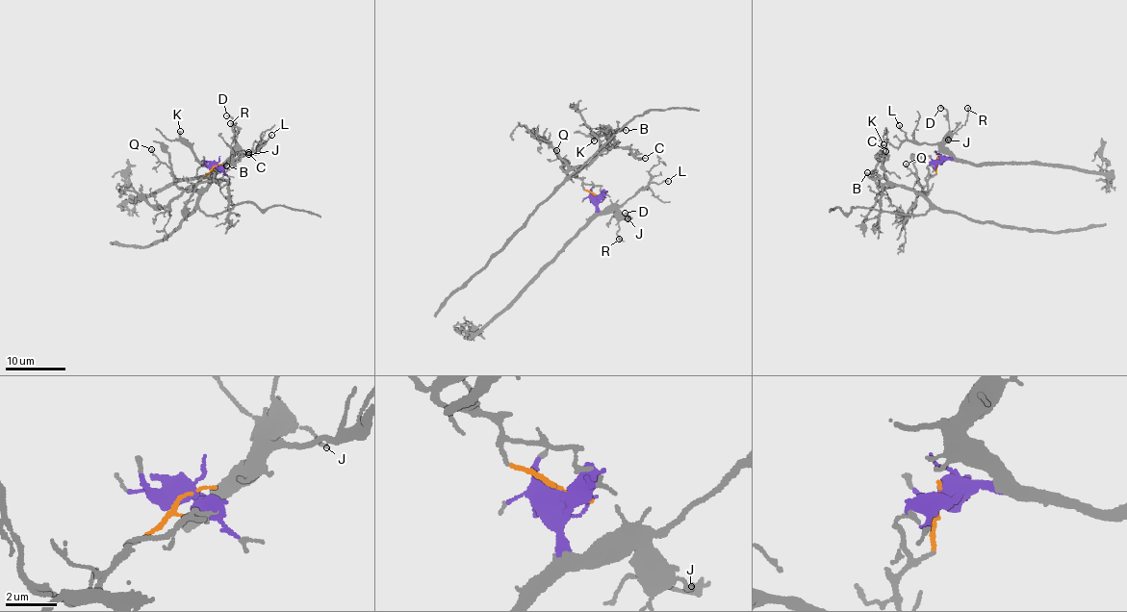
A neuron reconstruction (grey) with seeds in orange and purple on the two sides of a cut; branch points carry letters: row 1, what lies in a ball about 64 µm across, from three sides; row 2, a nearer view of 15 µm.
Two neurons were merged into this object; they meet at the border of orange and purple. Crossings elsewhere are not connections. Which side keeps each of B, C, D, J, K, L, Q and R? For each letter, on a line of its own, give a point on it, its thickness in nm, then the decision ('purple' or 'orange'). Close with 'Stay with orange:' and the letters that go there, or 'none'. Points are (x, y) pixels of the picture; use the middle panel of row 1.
B: place (626, 130); calibre 120 nm; orange
C: place (645, 158); calibre 100 nm; orange
D: place (625, 213); calibre 120 nm; purple
J: place (627, 218); calibre 120 nm; purple
K: place (594, 140); calibre 180 nm; orange
L: place (668, 181); calibre 130 nm; purple
Q: place (556, 150); calibre 140 nm; orange
R: place (619, 239); calibre 190 nm; purple
Stay with orange: B, C, K, Q

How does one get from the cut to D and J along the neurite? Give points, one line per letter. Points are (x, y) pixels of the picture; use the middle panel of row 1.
D: (598, 196), (597, 207), (601, 211), (615, 209), (621, 217), (629, 220), (625, 213)
J: (598, 196), (597, 207), (601, 211), (616, 209), (627, 218)

